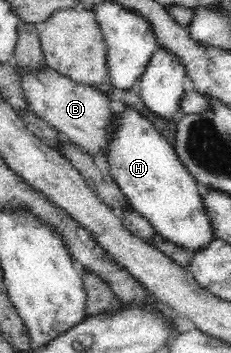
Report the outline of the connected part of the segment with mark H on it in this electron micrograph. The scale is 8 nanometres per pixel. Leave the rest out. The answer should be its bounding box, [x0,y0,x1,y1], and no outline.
[103,107,215,255]

